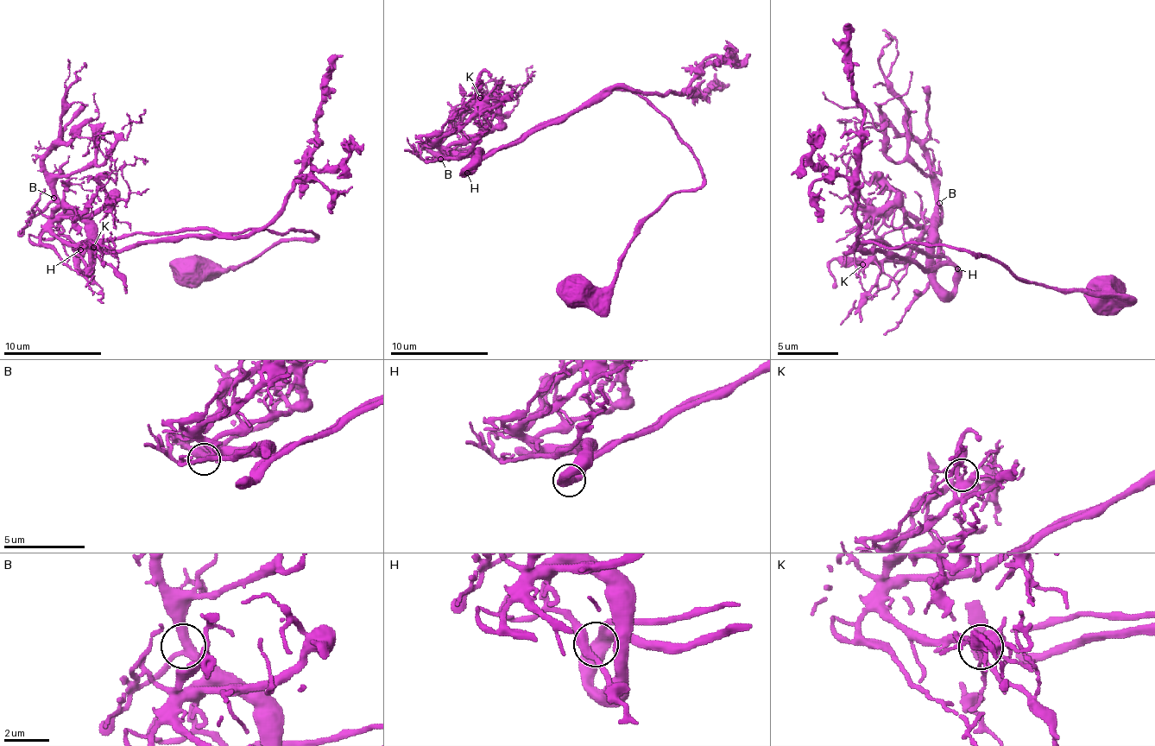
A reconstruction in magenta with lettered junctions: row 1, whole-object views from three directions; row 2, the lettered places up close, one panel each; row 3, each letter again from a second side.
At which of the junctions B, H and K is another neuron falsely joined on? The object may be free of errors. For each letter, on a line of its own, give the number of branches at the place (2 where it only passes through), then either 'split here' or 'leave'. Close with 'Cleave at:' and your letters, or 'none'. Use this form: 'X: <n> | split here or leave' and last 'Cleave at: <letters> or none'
B: 3 | leave
H: 2 | leave
K: 3 | leave
Cleave at: none

